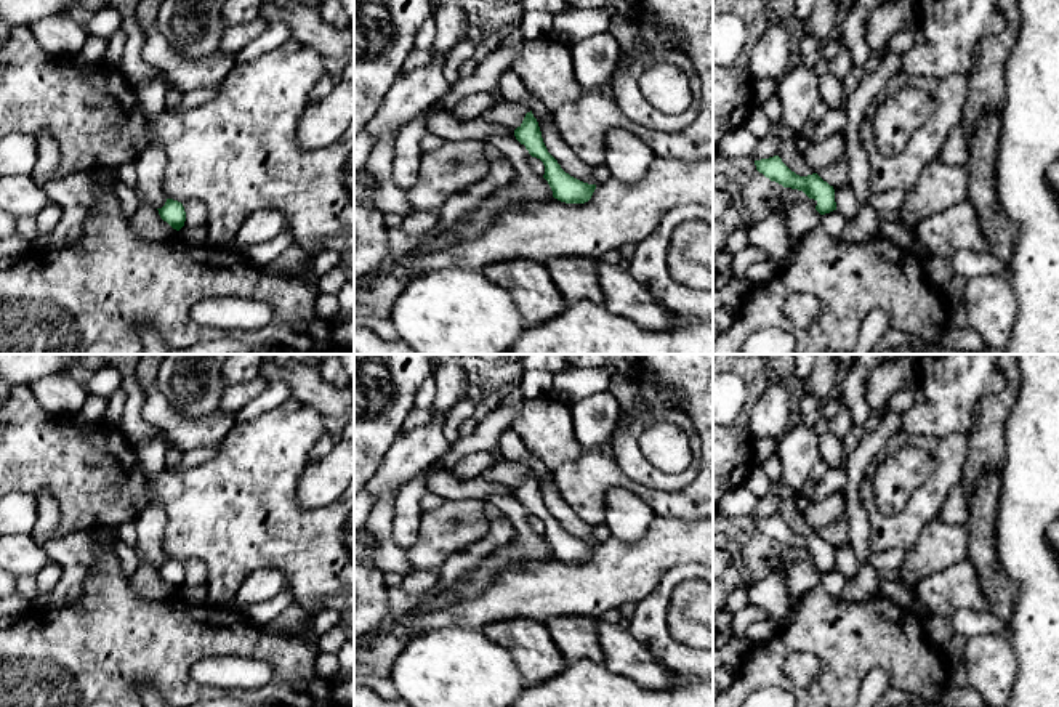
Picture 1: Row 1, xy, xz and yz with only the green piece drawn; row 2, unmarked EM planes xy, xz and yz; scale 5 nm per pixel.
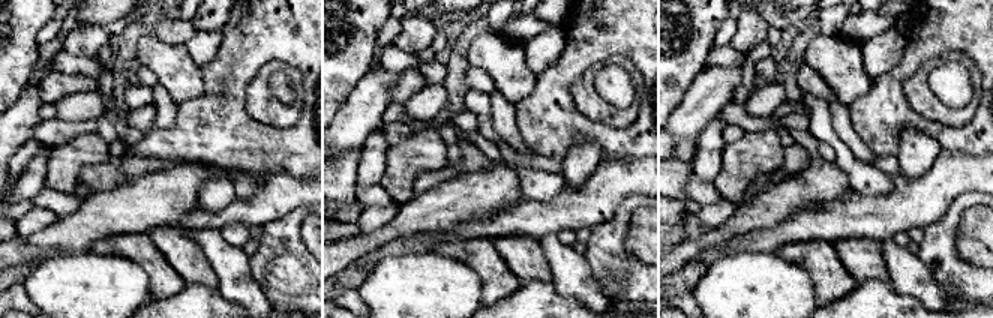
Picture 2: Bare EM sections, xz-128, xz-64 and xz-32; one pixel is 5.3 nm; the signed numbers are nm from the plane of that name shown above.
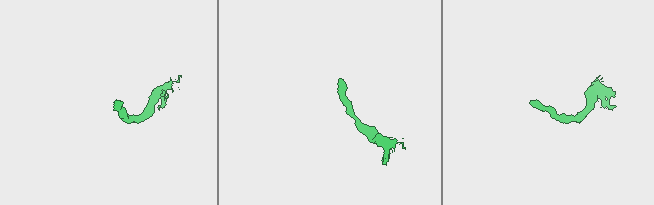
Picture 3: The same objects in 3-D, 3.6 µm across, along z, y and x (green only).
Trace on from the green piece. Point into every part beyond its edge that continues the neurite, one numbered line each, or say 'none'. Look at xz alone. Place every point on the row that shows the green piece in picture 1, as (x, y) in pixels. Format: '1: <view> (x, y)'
none

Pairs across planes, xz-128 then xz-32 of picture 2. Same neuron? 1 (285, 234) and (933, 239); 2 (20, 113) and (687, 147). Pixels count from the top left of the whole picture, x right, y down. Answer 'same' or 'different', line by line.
1: same
2: different

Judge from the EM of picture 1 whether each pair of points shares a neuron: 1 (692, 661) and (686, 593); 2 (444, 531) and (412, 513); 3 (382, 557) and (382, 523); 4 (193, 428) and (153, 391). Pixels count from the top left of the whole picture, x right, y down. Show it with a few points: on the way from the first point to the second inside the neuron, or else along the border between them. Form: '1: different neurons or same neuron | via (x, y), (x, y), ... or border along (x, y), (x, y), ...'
1: different neurons | border along (668, 614), (668, 630), (678, 640), (696, 648)
2: different neurons | border along (423, 512), (418, 521), (417, 541), (406, 552)
3: same neuron | via (383, 549), (382, 531)
4: same neuron | via (180, 428), (156, 404)

